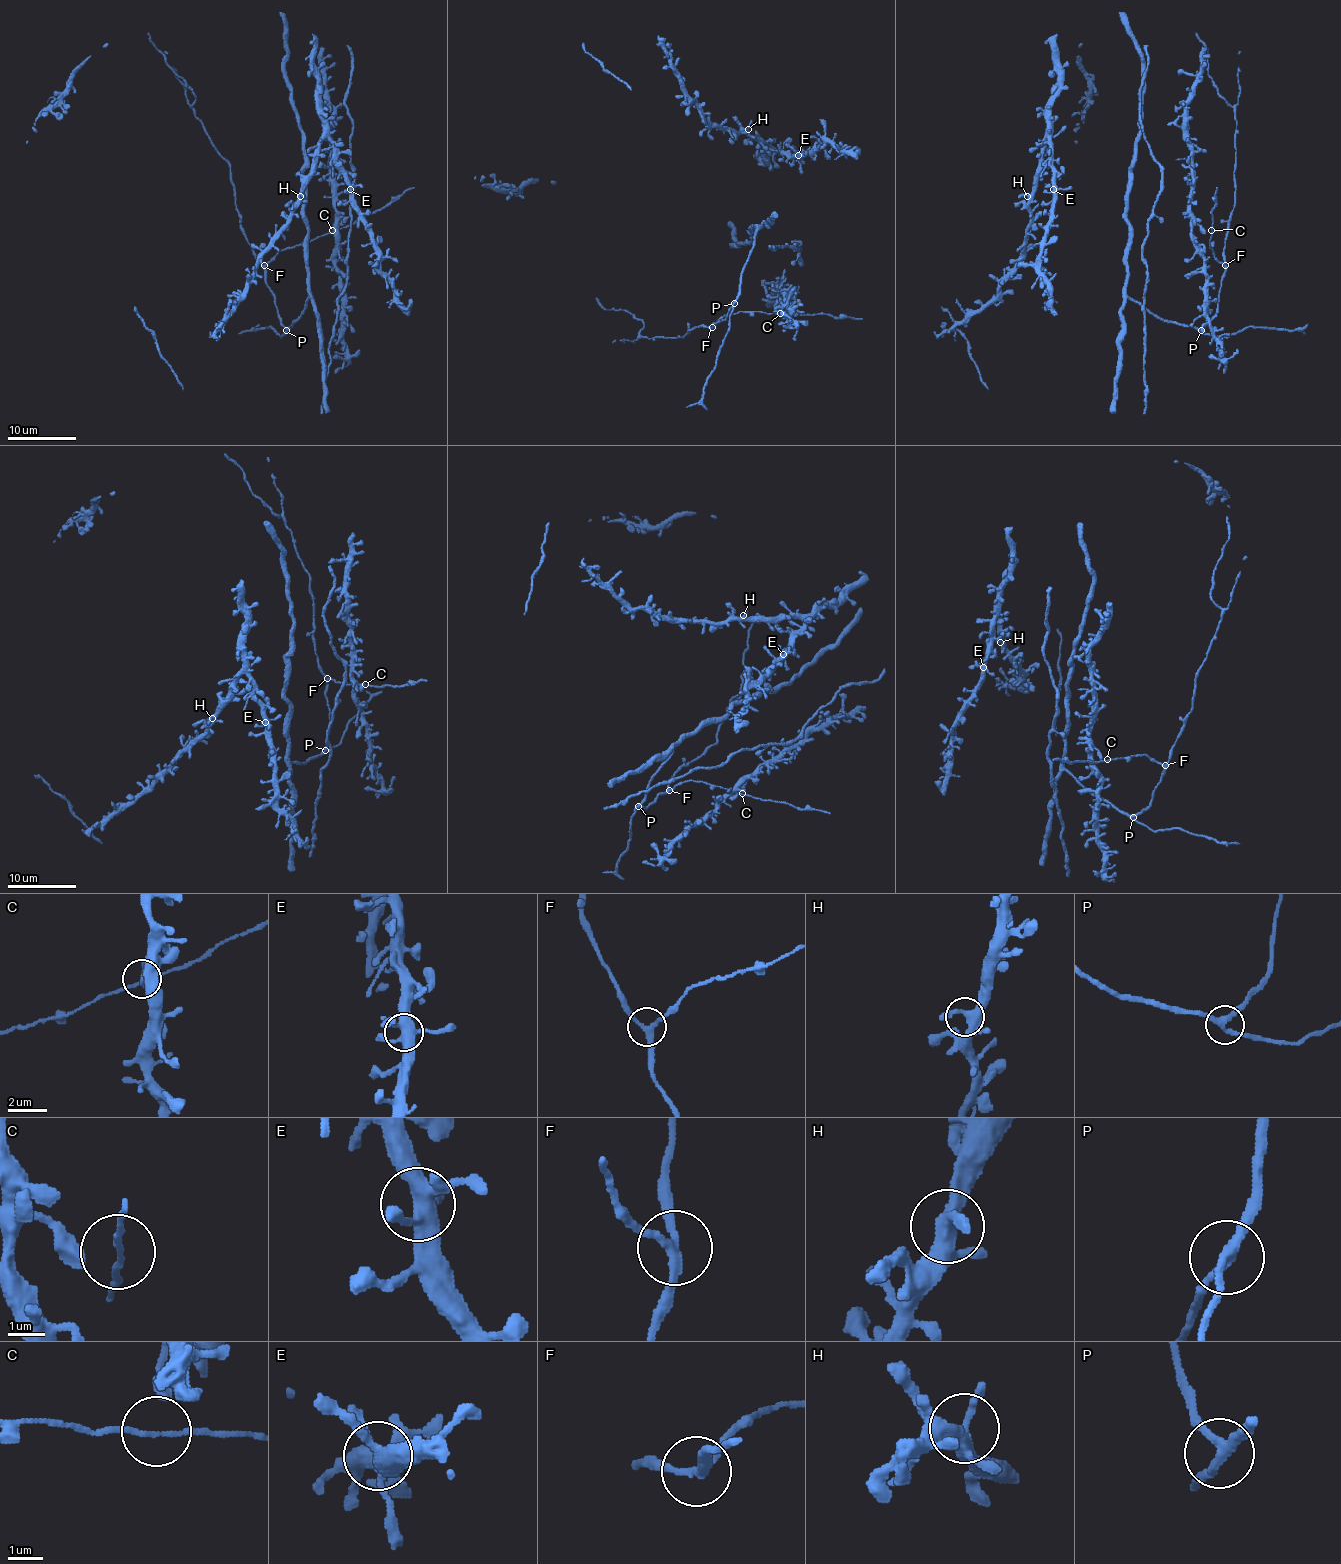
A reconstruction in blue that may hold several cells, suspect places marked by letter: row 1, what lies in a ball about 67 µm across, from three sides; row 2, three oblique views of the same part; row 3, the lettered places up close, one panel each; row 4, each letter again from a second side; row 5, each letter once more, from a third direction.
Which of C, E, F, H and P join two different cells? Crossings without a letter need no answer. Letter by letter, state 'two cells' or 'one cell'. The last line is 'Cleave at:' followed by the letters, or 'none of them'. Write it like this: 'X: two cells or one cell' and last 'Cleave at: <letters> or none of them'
C: one cell
E: one cell
F: one cell
H: one cell
P: one cell
Cleave at: none of them

